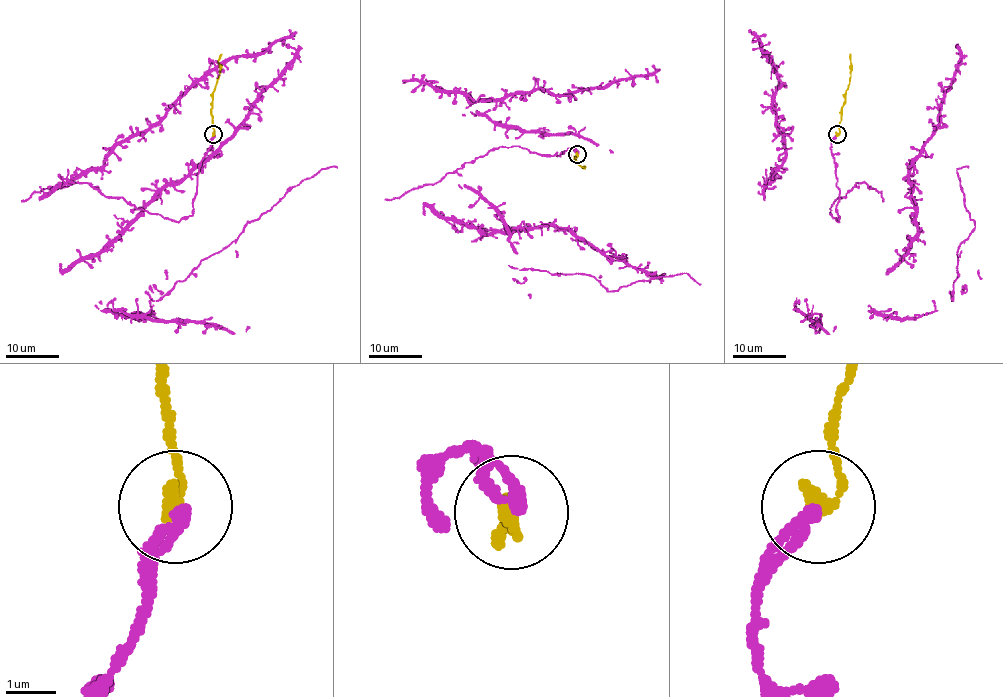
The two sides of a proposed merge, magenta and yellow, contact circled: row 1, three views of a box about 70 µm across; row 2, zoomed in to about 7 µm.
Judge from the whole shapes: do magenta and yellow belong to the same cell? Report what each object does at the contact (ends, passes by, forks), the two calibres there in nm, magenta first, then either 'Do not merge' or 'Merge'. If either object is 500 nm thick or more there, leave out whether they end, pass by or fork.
At the ring magenta ends. At the ring yellow ends. Thickness 320 nm (magenta) against 320 nm. Merge

